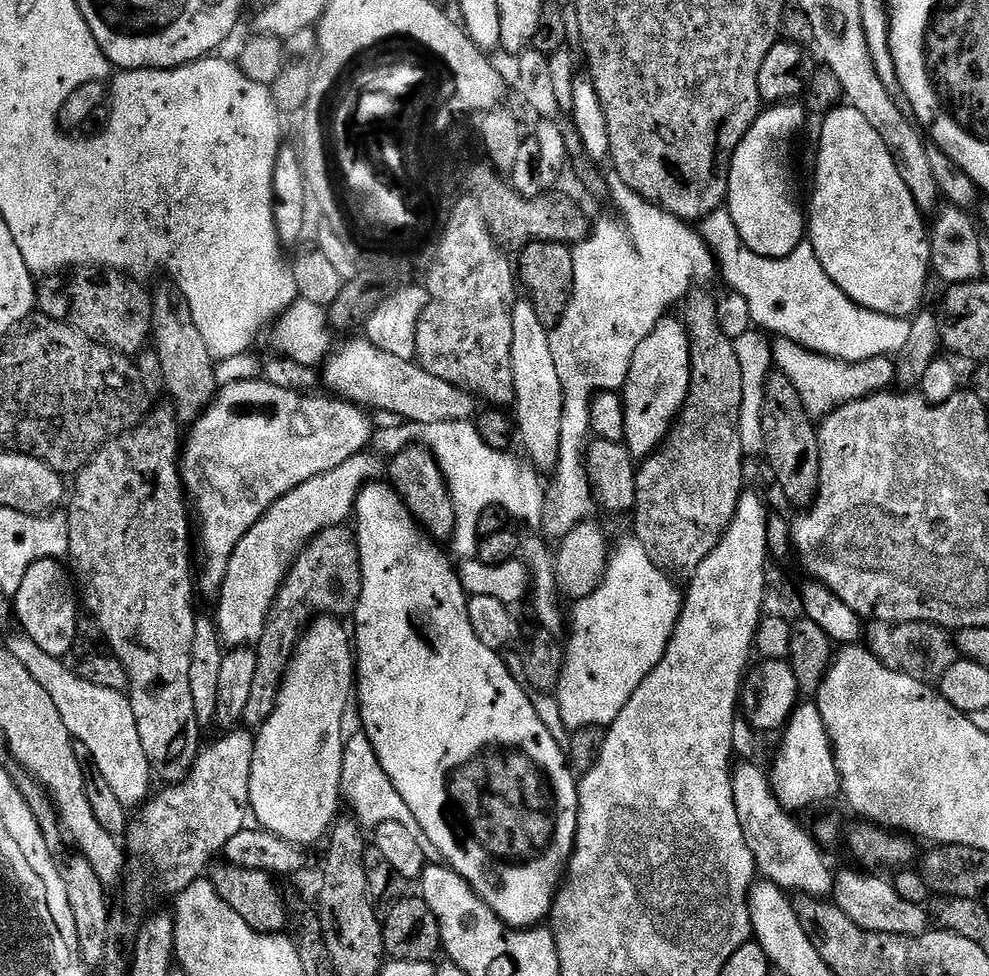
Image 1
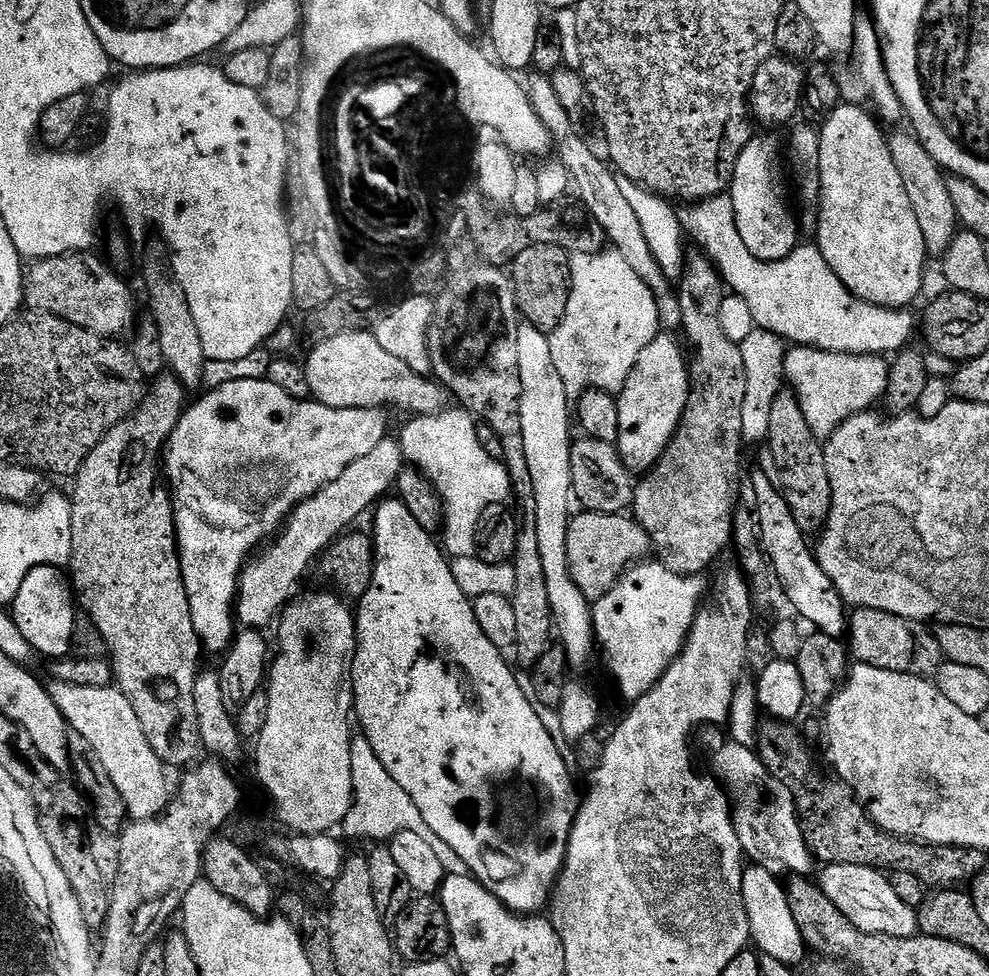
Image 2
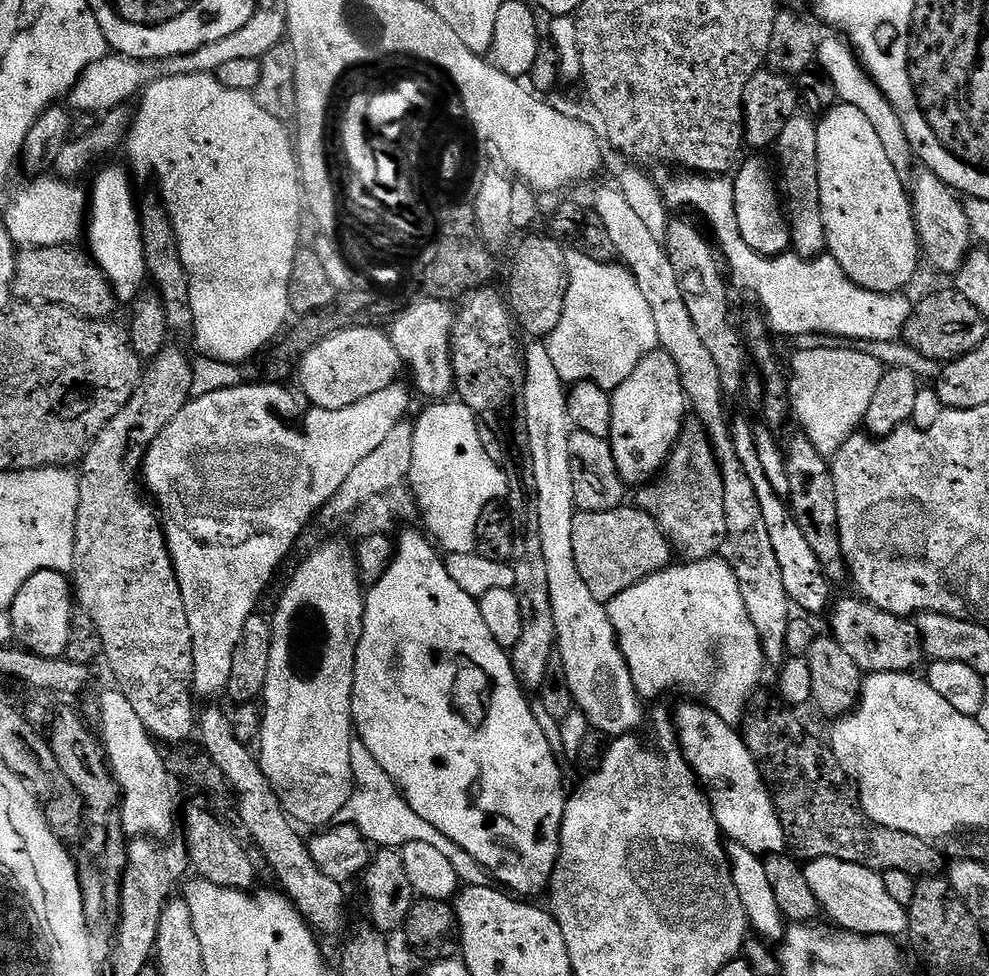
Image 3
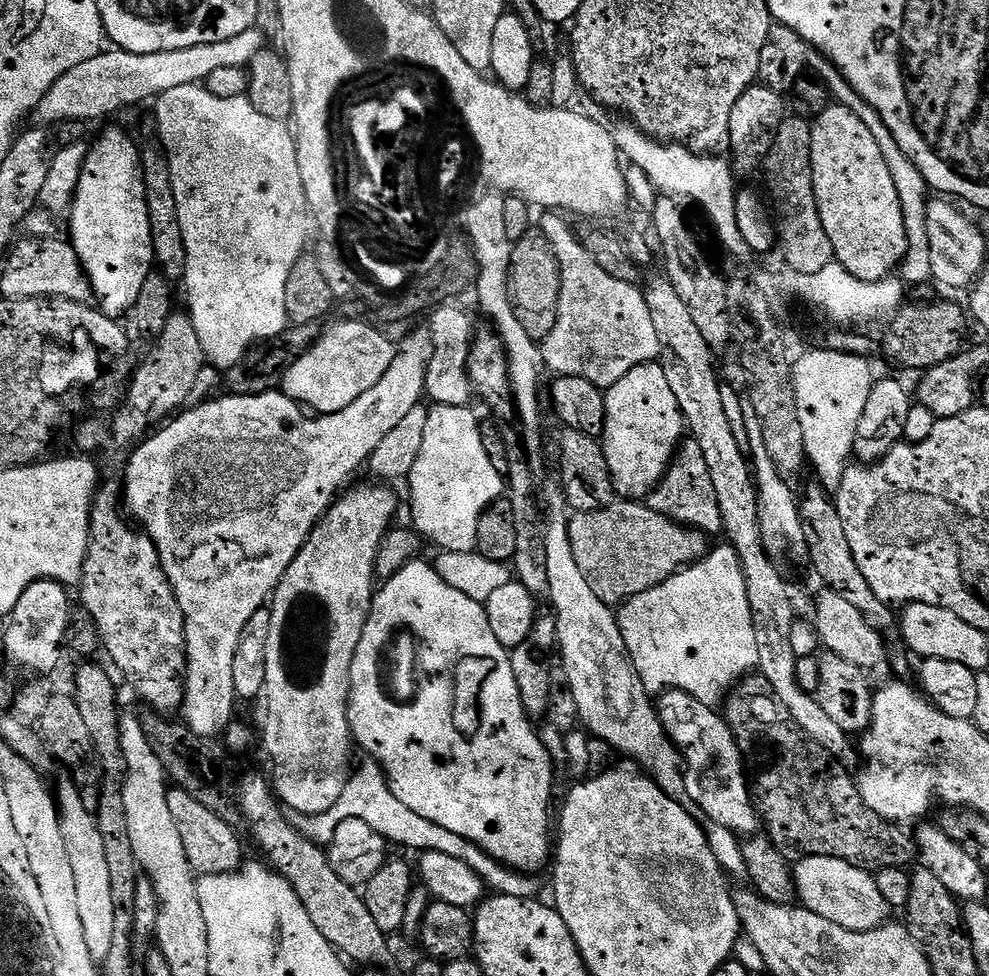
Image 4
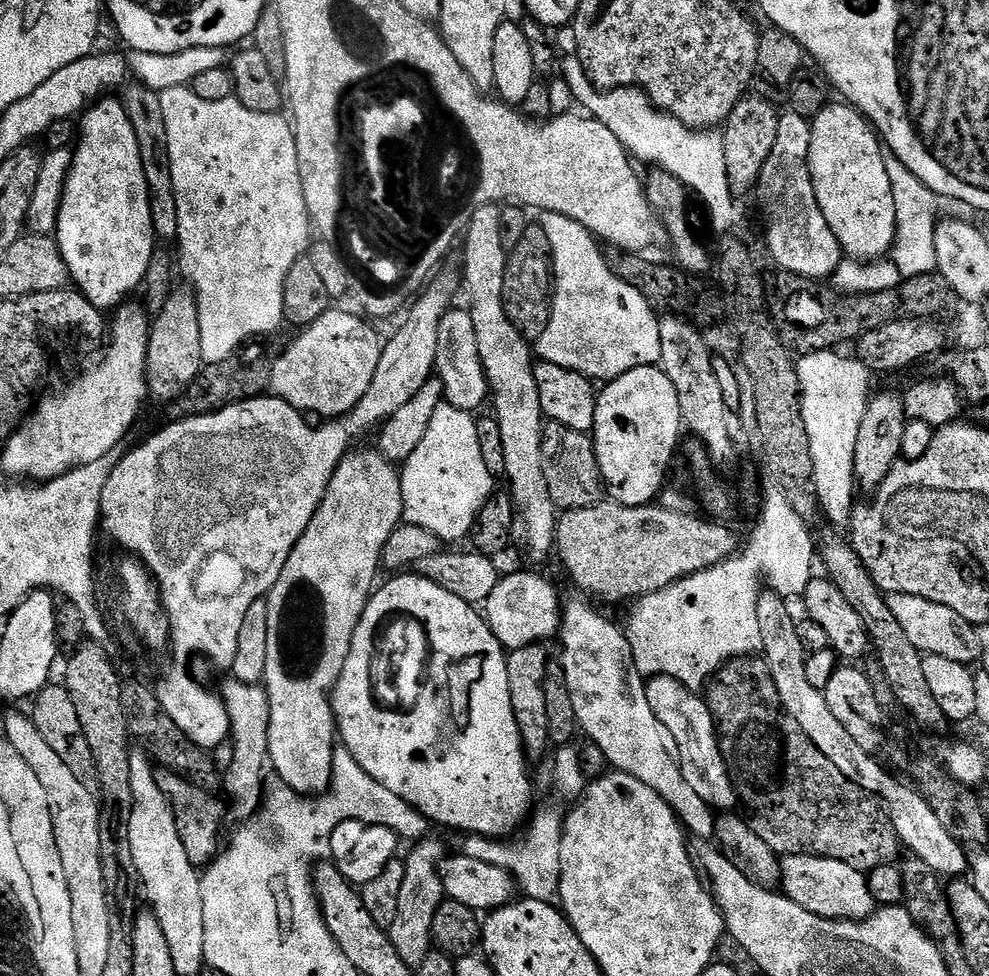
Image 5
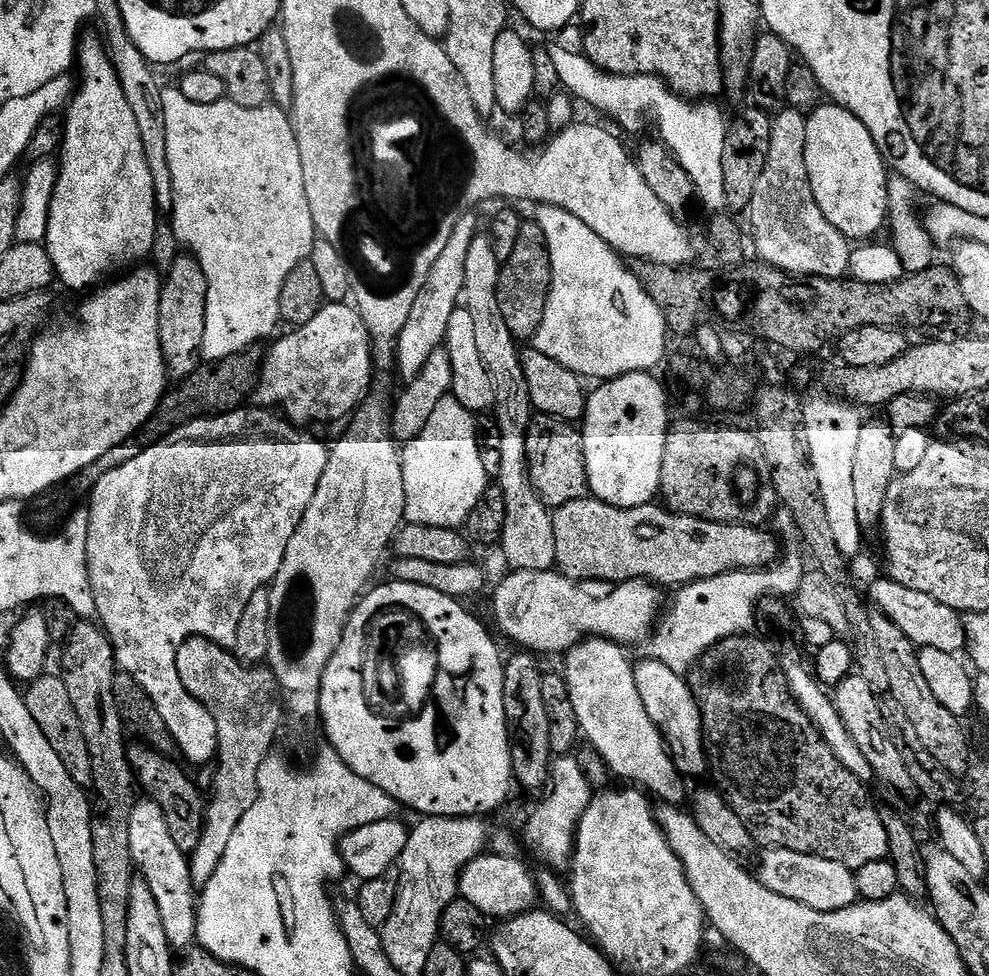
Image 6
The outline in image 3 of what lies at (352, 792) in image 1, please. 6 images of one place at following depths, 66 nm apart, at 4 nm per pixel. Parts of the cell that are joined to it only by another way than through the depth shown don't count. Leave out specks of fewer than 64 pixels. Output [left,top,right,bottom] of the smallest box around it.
[339,738,490,888]

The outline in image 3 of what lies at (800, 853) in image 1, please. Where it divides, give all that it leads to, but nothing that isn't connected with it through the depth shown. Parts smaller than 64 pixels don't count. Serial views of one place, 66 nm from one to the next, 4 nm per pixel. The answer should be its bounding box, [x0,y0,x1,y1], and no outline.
[674,702,788,855]

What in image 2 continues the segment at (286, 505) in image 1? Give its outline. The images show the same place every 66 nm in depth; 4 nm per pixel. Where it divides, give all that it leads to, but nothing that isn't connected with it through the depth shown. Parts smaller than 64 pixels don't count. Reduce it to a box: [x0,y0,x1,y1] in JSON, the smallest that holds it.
[235,438,406,629]

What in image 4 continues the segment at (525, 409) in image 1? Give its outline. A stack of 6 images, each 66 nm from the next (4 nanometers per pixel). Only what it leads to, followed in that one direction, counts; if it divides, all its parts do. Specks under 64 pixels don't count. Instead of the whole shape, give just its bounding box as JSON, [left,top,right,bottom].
[542,479,688,802]

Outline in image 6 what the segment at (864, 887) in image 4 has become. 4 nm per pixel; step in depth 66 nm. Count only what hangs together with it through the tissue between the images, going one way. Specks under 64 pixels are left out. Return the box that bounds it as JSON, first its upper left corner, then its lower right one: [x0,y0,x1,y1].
[759,848,857,912]

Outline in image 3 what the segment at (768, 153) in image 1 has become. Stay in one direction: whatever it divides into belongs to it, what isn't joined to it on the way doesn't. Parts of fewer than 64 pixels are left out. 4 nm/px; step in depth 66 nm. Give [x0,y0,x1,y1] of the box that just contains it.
[734,160,792,256]

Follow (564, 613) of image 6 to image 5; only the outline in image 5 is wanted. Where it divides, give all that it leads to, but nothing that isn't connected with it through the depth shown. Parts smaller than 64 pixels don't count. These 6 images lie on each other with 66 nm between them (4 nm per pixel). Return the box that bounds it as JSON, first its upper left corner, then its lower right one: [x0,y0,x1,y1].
[482,572,562,650]

